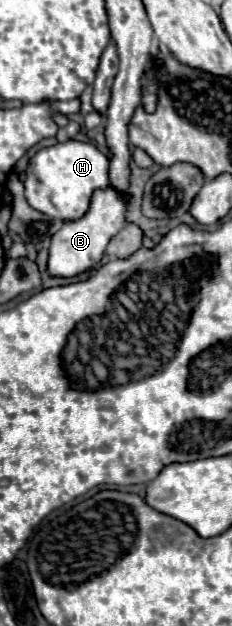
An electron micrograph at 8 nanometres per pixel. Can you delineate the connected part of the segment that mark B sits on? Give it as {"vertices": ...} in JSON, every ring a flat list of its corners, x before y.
{"vertices":[[106,187,106,191,94,191,90,199,90,207,82,219,66,221,58,233,52,237,48,273,56,277,74,277,86,269,92,269,96,259,102,259,108,241,124,227,126,211,130,209,130,193,114,191,114,187]]}

